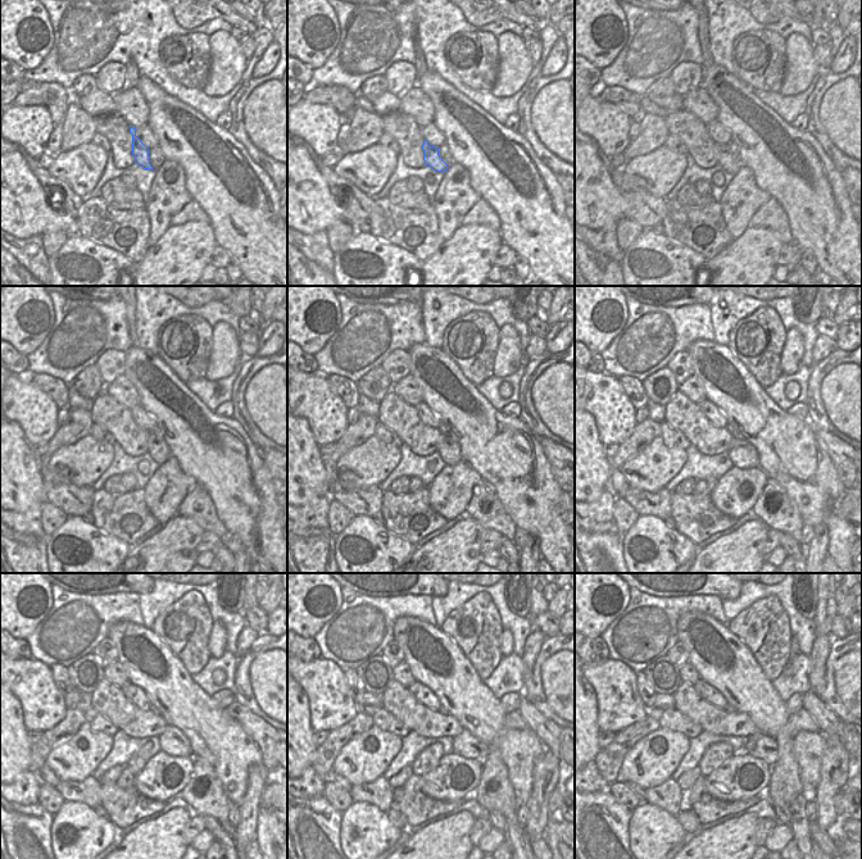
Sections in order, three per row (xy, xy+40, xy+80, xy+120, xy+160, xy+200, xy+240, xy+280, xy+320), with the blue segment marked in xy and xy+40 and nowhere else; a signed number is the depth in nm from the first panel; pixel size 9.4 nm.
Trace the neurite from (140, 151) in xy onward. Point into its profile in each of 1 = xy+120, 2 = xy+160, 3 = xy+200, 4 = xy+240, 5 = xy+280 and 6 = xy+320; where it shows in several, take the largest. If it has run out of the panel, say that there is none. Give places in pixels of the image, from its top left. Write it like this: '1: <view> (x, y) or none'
1: xy+120 (158, 449)
2: xy+160 (449, 450)
3: xy+200 (742, 454)
4: xy+240 (173, 742)
5: xy+280 (466, 745)
6: xy+320 (766, 748)

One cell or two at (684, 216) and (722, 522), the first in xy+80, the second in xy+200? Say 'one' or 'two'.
one

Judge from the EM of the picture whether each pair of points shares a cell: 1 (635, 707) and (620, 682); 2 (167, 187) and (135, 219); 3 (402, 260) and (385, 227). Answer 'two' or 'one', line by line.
1: one
2: two
3: two

